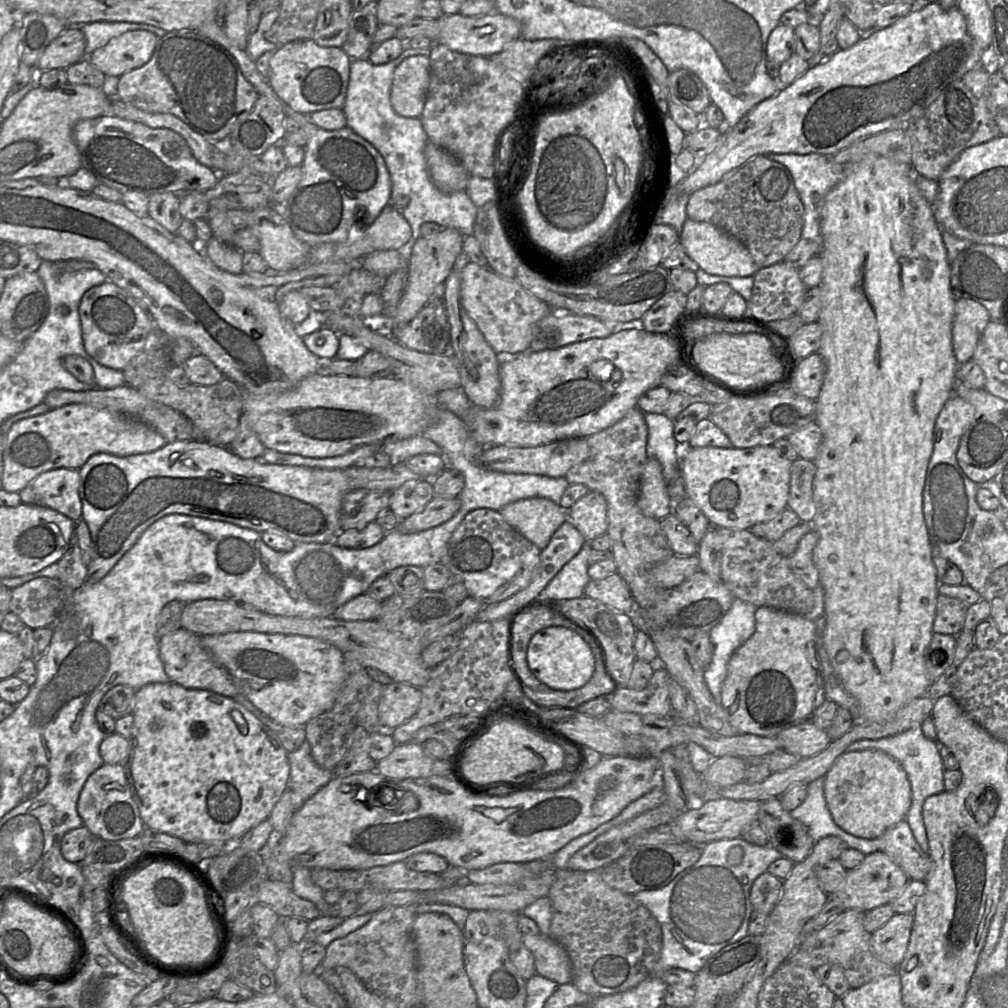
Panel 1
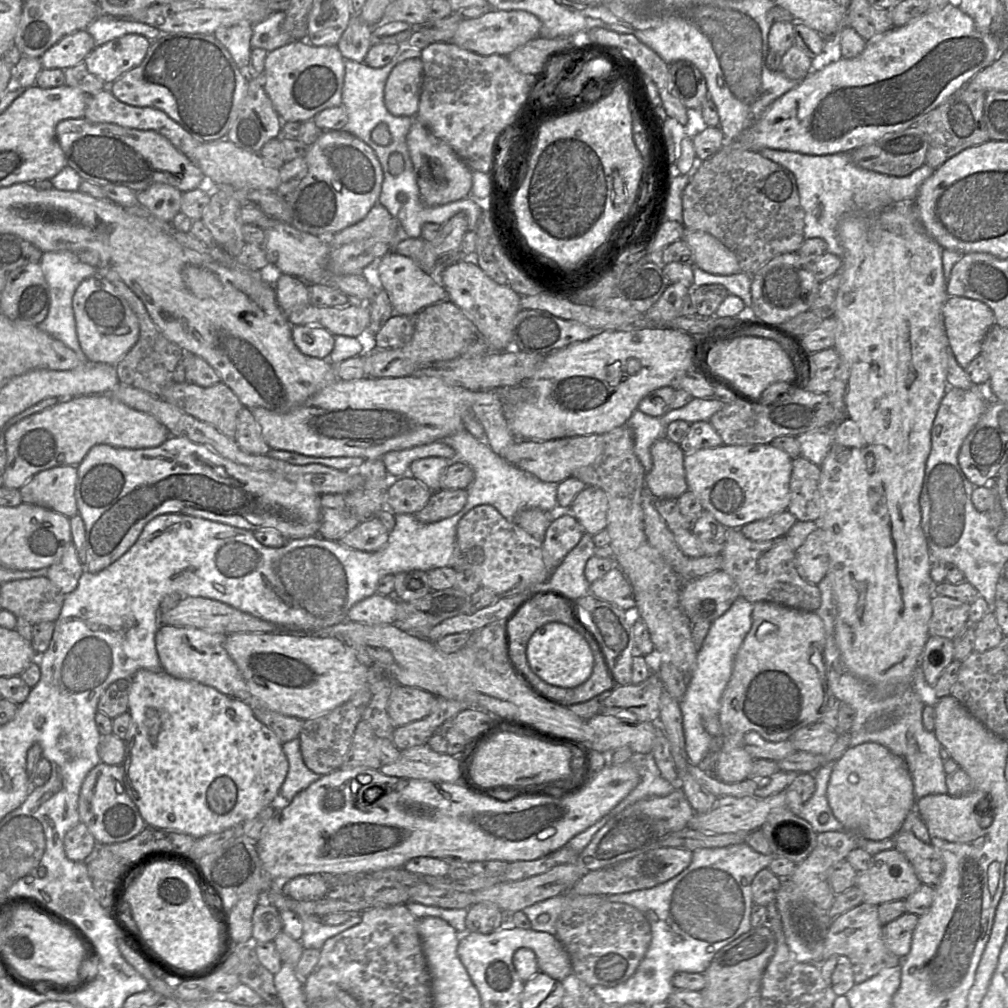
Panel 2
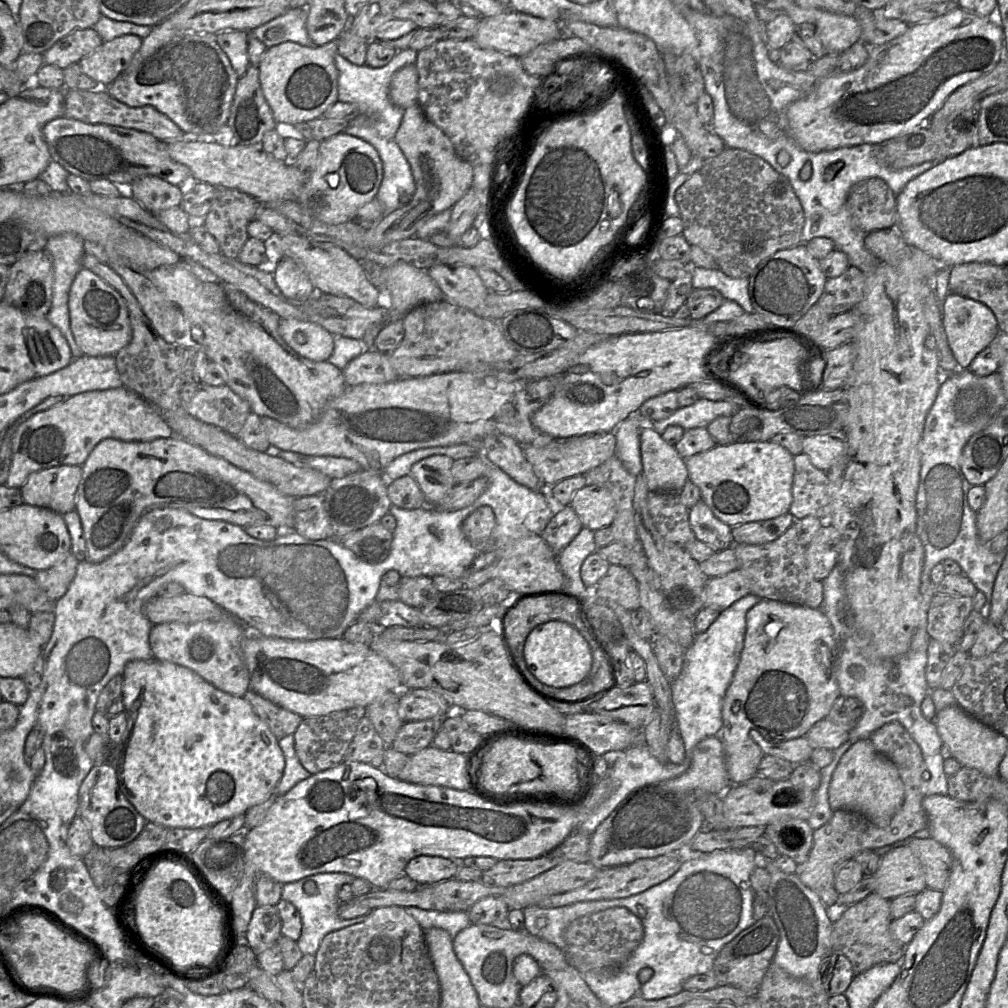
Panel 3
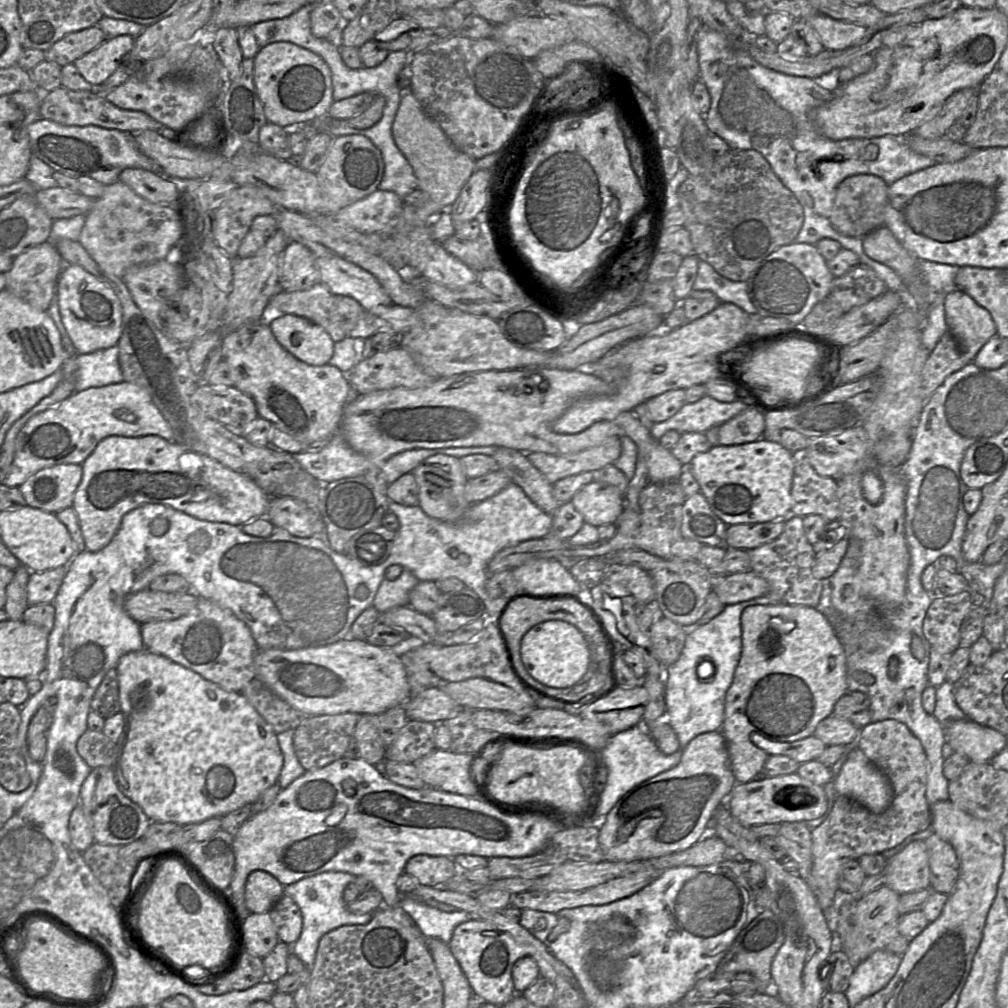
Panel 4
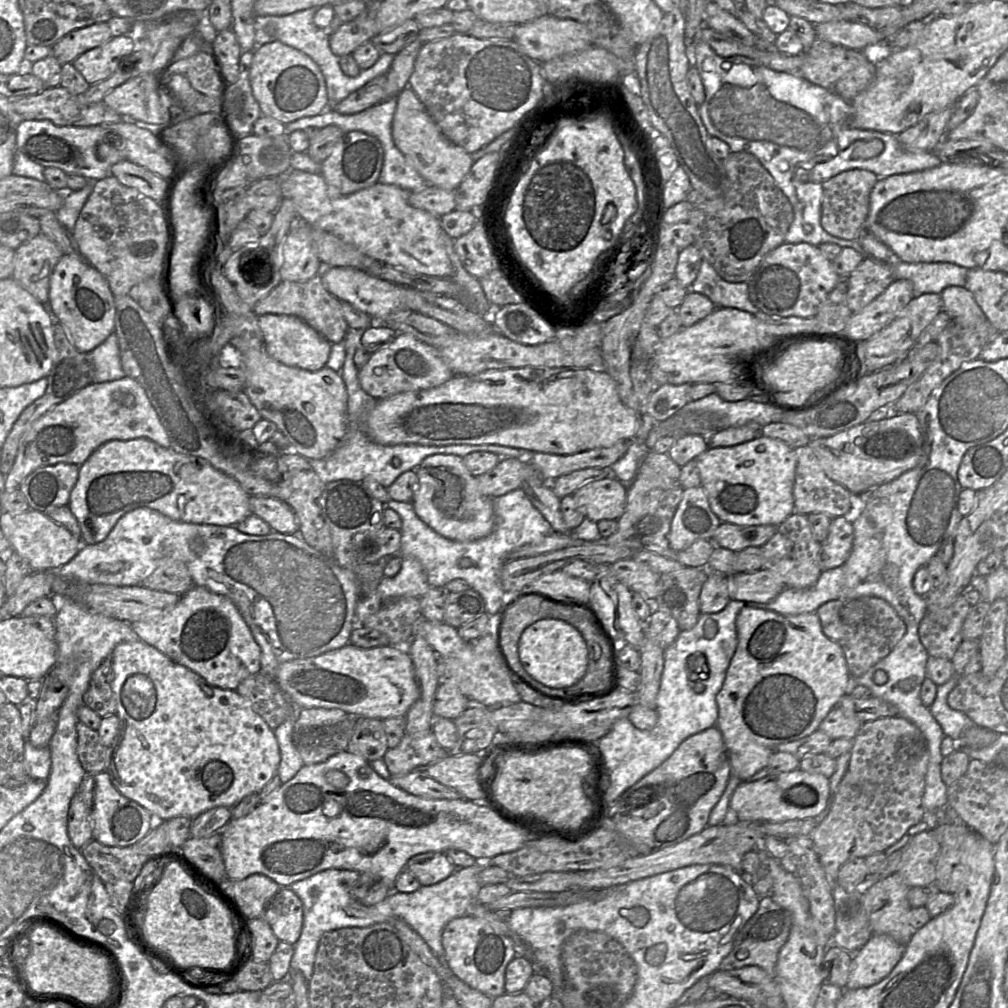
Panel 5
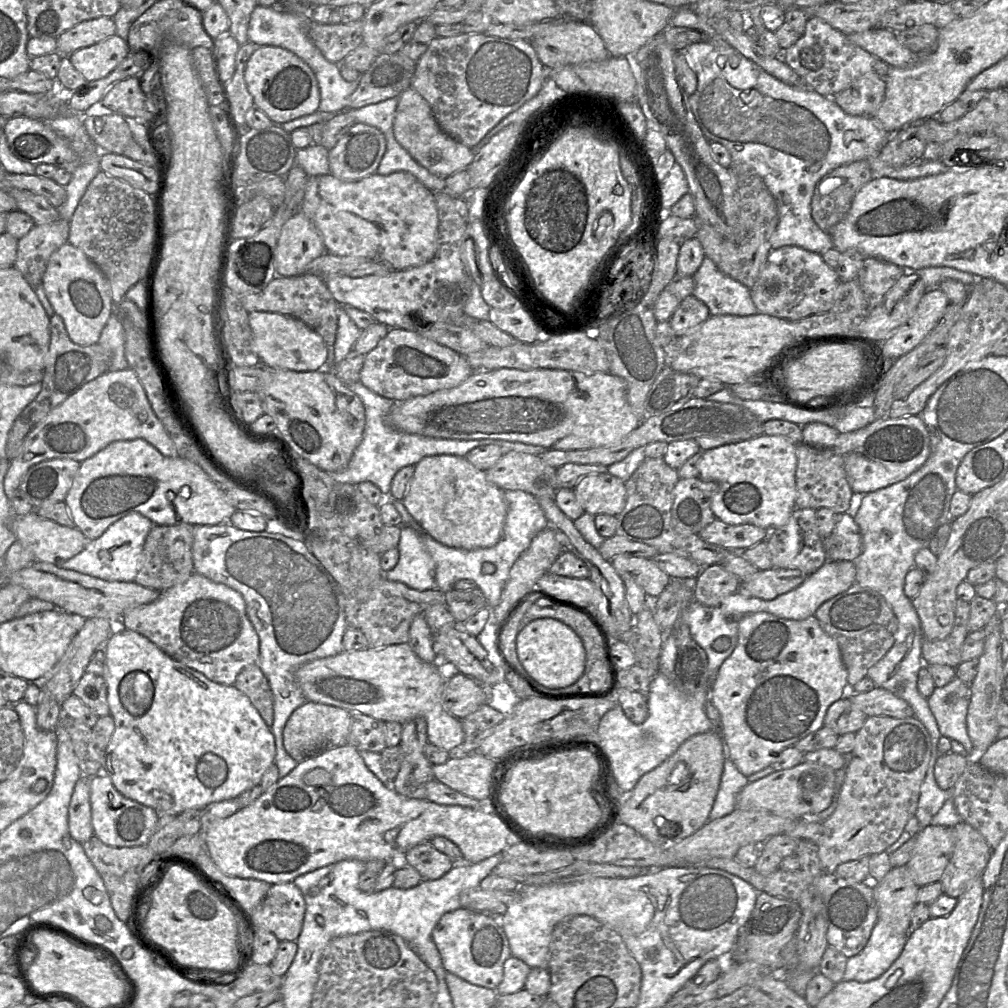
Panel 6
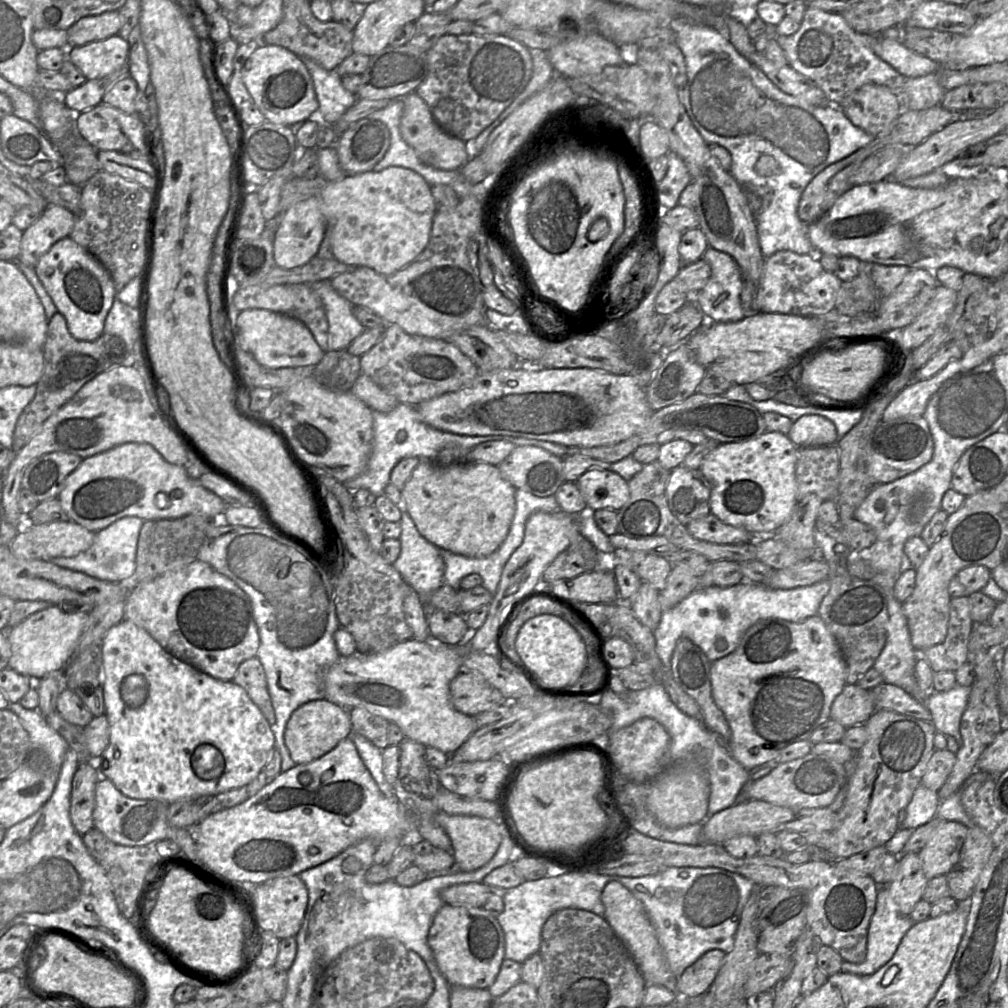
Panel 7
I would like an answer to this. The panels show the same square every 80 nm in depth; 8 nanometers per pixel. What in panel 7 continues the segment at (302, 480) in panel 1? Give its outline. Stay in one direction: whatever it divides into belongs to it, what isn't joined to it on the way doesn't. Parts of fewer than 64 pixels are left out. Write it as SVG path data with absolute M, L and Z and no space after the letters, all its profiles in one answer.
M128 442L84 458L65 480L57 496L63 510L74 521L95 533L115 521L136 516L143 520L175 519L195 514L219 518L227 504L188 475L184 466L167 462L148 443Z

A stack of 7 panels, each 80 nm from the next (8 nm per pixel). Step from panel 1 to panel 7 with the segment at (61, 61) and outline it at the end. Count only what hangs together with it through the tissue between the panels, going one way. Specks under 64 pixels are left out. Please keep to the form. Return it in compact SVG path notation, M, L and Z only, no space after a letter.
M119 11L84 17L67 30L69 47L83 46L118 35L121 27L122 17Z

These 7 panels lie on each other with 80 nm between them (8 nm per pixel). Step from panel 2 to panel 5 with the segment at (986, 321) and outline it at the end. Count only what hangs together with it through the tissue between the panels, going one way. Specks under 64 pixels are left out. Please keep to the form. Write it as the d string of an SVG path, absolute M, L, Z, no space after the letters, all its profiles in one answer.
M948 286L941 292L942 309L962 326L974 328L987 320L972 293L964 286Z

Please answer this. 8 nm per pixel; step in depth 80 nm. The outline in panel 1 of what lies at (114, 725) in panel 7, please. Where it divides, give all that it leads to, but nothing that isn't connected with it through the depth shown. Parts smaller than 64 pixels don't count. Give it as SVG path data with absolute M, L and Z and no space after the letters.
M172 681L150 683L135 691L131 714L134 721L129 738L129 752L126 760L121 764L125 768L133 798L146 828L174 835L186 843L207 841L235 843L245 832L269 817L275 804L288 787L290 776L288 751L281 745L275 734L237 699L205 689L185 688Z

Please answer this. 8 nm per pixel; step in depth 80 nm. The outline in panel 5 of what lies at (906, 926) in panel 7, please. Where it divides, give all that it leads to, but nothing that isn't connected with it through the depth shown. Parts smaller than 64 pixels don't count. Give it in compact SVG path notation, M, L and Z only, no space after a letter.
M872 934L868 942L853 953L846 990L869 987L885 978L901 960L905 947L885 934Z

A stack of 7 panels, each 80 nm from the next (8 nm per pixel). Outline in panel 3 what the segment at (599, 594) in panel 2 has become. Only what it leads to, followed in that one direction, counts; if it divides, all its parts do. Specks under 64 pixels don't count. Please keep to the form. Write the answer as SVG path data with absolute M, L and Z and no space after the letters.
M610 564L606 574L590 590L593 599L615 602L628 611L640 608L638 583L628 567Z

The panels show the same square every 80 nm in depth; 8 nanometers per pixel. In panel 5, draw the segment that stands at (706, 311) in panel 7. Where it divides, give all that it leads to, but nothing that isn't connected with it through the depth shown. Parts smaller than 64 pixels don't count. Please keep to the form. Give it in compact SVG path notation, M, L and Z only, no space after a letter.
M704 259L689 291L707 296L715 308L736 308L753 315L759 311L749 299L746 282L733 283L724 280Z

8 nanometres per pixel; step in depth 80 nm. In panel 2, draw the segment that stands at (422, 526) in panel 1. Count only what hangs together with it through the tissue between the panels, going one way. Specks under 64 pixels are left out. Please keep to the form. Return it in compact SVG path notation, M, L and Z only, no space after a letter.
M439 489L426 506L415 514L421 523L433 523L457 514L467 501L467 489Z

